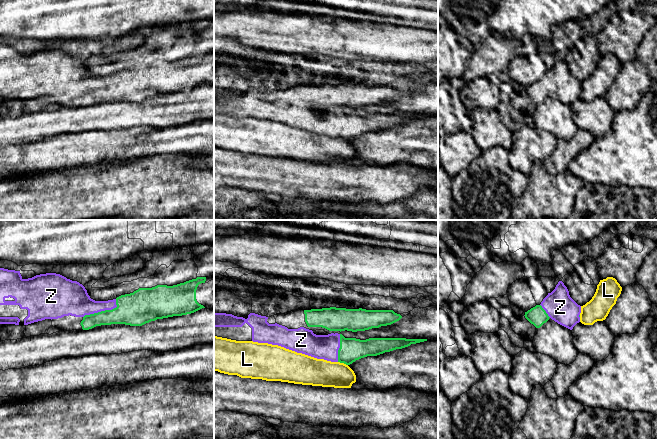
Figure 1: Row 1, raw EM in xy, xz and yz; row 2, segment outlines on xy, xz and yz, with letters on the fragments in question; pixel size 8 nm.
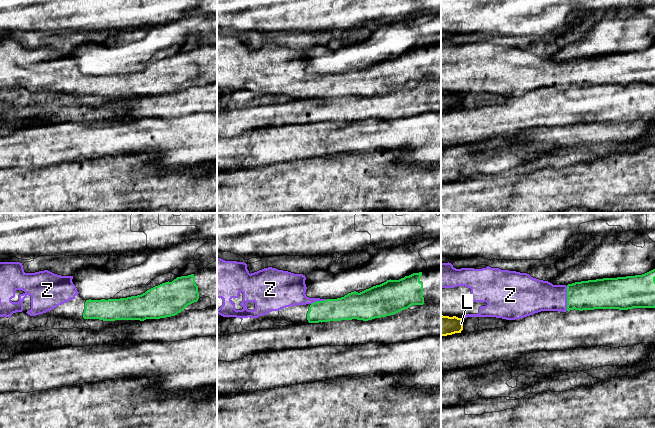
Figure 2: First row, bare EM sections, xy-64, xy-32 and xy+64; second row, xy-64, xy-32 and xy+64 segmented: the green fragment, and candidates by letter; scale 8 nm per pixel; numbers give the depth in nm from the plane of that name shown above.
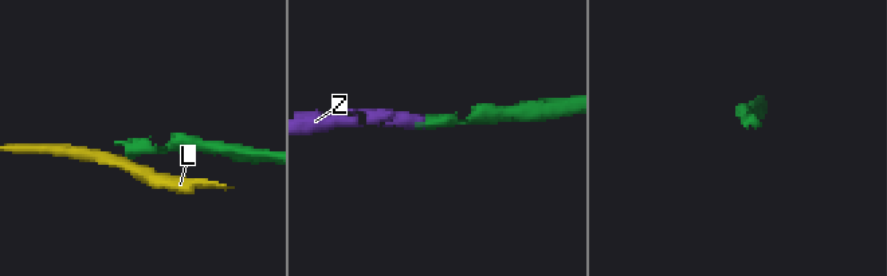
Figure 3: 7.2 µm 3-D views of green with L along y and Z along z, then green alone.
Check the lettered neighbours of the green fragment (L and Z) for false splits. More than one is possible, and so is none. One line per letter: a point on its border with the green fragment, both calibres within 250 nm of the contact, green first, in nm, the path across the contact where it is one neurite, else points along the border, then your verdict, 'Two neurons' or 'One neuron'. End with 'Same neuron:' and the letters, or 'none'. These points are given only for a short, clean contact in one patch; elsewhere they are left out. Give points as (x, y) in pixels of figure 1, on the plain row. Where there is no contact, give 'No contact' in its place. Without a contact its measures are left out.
L: Touches green at xz (343, 138). Thickness 190 nm (green) against 220 nm. Boundary: xz (338, 137), (347, 141). Two neurons
Z: Touches green at xy (103, 87). Thickness 260 nm (green) against 240 nm. One neuron
Same neuron: Z

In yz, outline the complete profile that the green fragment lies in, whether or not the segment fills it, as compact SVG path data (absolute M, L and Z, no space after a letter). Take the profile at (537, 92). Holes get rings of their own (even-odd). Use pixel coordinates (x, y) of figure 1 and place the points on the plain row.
M559 57L555 65L548 69L541 80L525 88L524 92L536 104L540 104L551 94L572 106L580 98L580 89L581 82L570 73L564 59Z

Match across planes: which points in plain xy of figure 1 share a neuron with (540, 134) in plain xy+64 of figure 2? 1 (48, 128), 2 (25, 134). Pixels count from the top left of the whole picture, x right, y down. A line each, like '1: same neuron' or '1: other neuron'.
1: other neuron
2: other neuron

